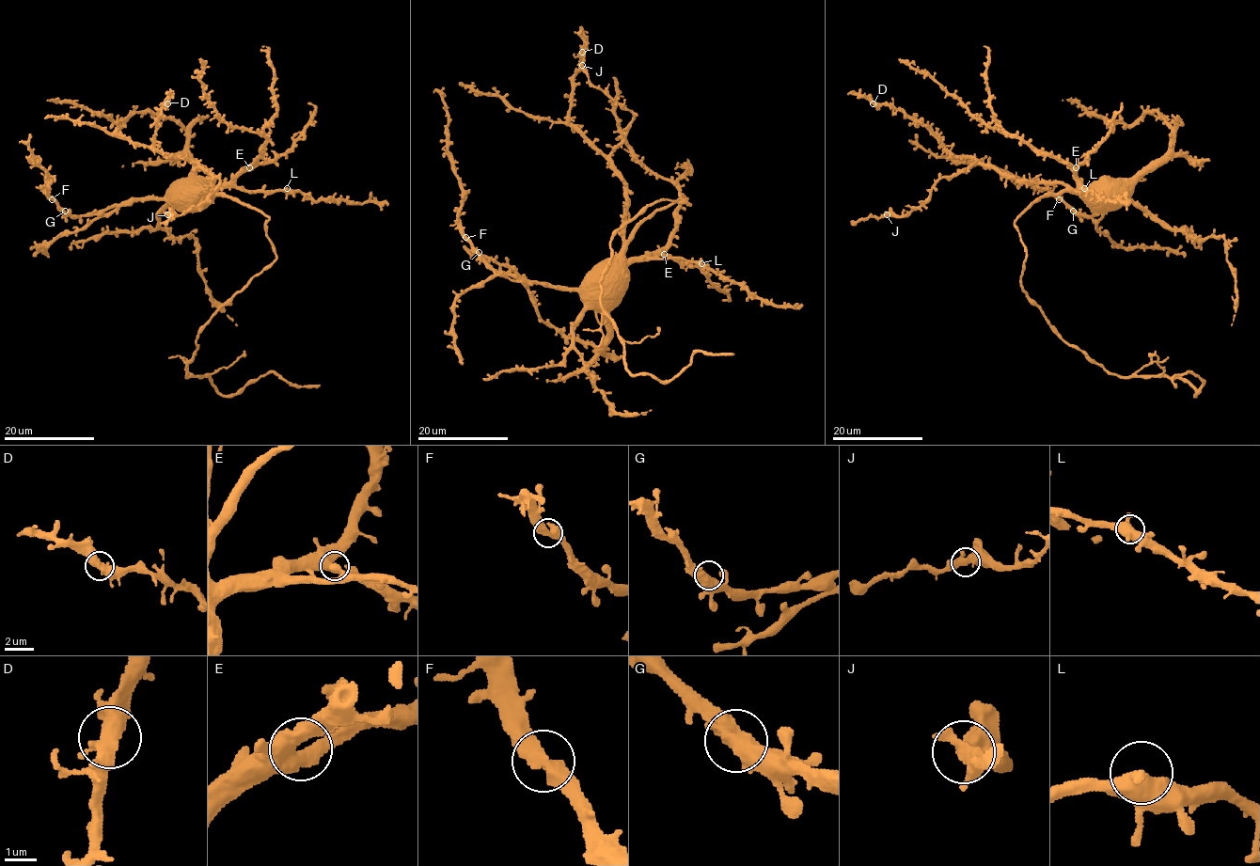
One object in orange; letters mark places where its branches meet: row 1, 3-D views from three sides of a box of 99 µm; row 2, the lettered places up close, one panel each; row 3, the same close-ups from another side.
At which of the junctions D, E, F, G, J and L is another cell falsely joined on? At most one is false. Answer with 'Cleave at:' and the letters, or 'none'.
Cleave at: none

